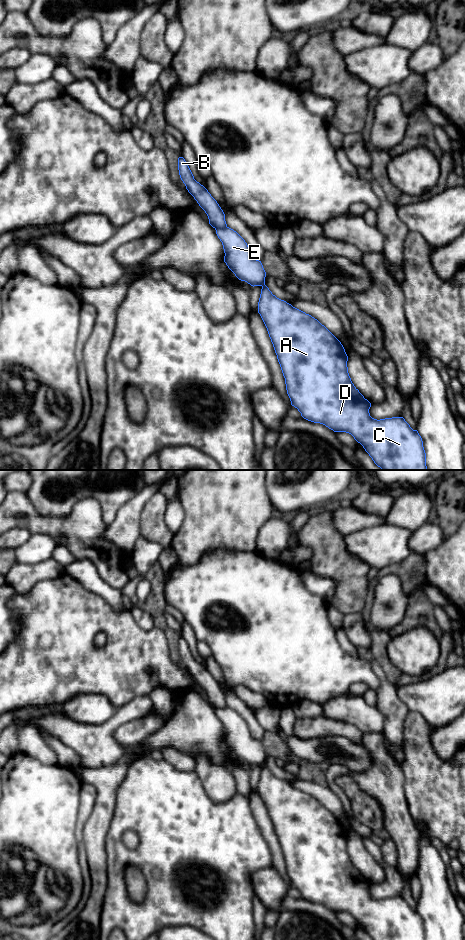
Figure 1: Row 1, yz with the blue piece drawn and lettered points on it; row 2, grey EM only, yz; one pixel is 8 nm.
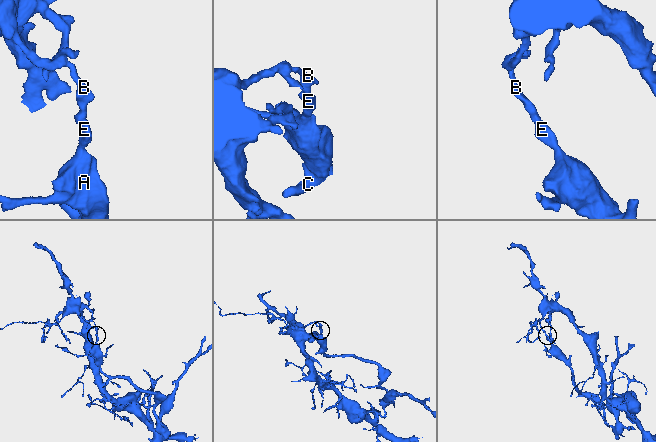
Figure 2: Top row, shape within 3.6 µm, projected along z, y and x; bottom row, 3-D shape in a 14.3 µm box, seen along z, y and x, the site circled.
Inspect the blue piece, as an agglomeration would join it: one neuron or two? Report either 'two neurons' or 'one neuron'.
two neurons

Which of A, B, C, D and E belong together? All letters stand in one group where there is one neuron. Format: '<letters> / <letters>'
A C D E / B

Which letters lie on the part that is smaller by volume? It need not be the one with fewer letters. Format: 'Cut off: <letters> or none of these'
Cut off: A, C, D, E

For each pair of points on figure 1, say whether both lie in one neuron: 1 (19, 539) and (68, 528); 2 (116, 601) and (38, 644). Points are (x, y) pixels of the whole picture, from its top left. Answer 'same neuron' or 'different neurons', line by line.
1: different neurons
2: different neurons

